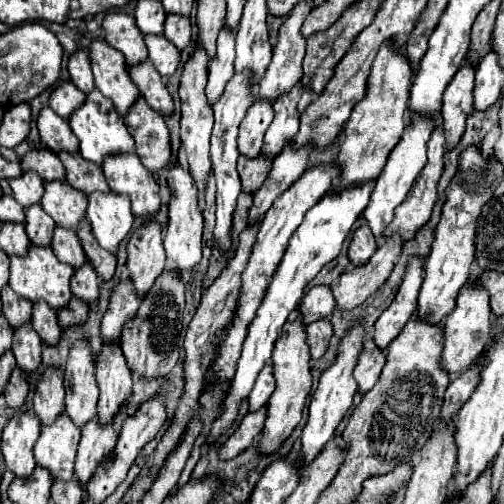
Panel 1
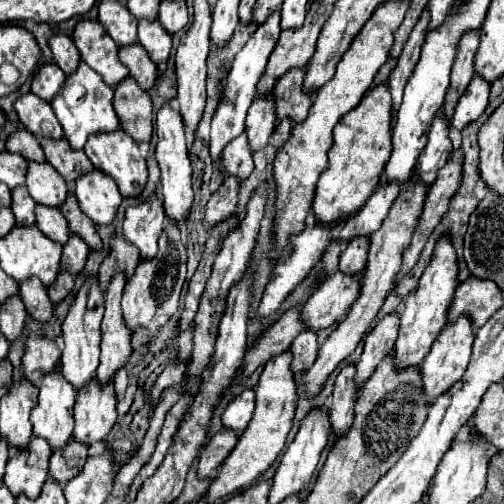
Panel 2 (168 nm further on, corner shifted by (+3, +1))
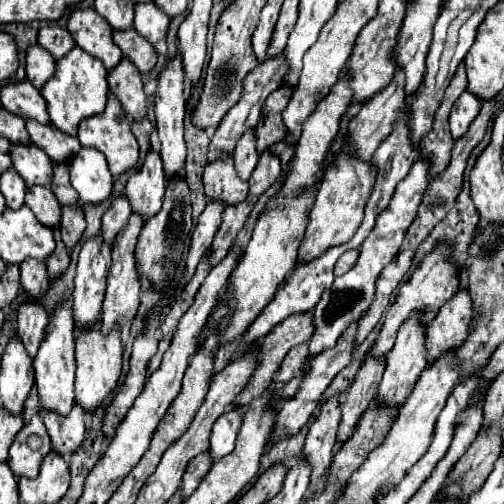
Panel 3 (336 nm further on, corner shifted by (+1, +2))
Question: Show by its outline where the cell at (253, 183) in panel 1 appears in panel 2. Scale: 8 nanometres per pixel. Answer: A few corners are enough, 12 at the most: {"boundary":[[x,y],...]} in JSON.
{"boundary":[[224,178],[206,204],[206,224],[236,212],[238,180]]}

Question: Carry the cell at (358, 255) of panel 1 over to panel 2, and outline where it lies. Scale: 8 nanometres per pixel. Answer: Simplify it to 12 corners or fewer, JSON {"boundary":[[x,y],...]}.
{"boundary":[[354,236],[340,254],[340,272],[366,268],[368,238]]}

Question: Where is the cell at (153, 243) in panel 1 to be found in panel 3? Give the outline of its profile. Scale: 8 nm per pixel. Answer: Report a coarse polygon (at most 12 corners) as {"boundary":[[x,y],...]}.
{"boundary":[[148,149],[144,165],[124,187],[134,213],[160,211],[166,175],[160,153]]}

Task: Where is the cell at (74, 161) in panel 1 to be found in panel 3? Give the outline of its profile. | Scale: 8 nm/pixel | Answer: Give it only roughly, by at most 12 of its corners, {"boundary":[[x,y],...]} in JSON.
{"boundary":[[26,119],[32,143],[64,163],[80,149],[76,137]]}

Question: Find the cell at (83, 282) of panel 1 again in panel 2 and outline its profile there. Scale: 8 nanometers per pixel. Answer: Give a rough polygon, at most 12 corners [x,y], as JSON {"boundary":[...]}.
{"boundary":[[76,234],[64,246],[62,270],[80,274],[88,246]]}

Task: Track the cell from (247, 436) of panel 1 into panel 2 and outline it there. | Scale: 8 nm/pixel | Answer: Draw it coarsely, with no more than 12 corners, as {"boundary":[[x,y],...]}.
{"boundary":[[224,428],[210,438],[198,460],[200,478],[218,472],[240,432]]}

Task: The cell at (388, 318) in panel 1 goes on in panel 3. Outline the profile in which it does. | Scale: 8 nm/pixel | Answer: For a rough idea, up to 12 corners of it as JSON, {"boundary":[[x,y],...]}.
{"boundary":[[366,357],[346,391],[338,441],[356,429],[374,403],[384,361]]}

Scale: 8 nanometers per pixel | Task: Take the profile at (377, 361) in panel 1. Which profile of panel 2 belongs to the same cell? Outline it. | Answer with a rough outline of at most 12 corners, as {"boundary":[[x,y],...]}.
{"boundary":[[356,364],[344,366],[330,400],[330,422],[336,434],[354,420],[360,386]]}

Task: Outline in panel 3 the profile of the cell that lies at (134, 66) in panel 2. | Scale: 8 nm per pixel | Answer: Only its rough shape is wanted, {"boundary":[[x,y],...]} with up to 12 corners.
{"boundary":[[136,29],[114,31],[114,43],[140,69],[156,65],[154,47]]}

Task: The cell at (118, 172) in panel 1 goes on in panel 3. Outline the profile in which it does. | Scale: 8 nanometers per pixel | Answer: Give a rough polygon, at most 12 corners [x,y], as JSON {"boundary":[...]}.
{"boundary":[[120,101],[84,119],[76,137],[106,155],[114,177],[134,169],[138,143]]}

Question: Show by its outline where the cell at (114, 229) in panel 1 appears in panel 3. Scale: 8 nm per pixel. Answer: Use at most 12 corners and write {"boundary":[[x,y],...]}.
{"boundary":[[82,147],[70,161],[80,203],[112,193],[104,155]]}

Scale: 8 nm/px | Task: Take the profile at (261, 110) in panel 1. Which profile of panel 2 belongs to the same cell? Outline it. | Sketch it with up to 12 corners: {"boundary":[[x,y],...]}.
{"boundary":[[246,132],[222,150],[222,168],[246,180],[254,170]]}

